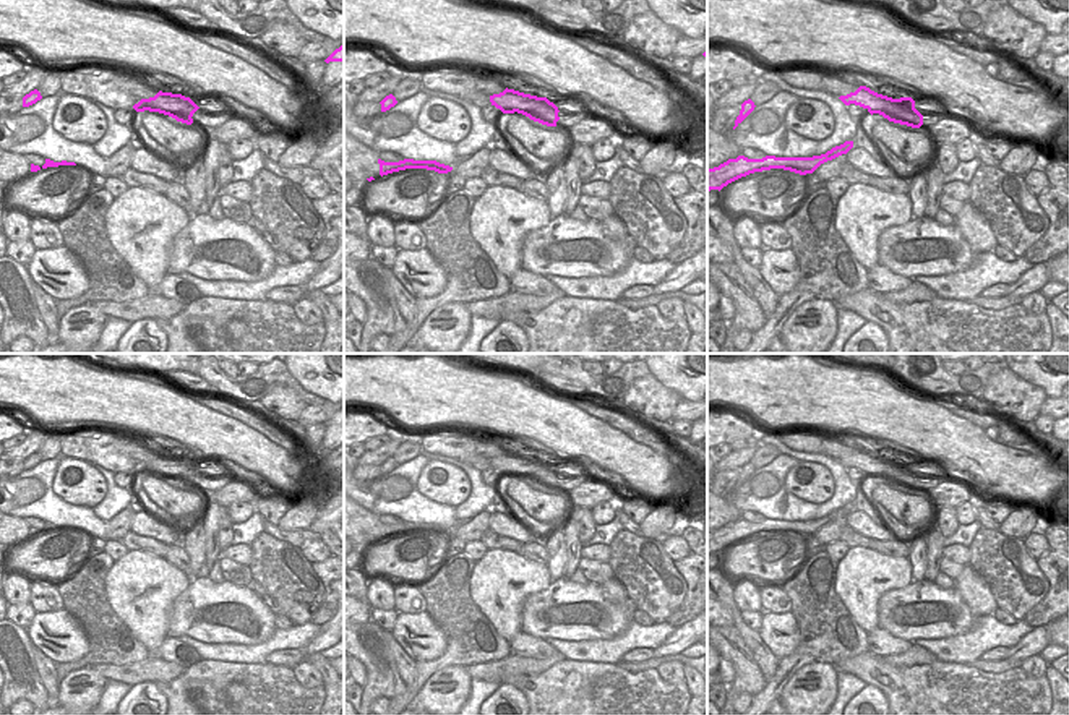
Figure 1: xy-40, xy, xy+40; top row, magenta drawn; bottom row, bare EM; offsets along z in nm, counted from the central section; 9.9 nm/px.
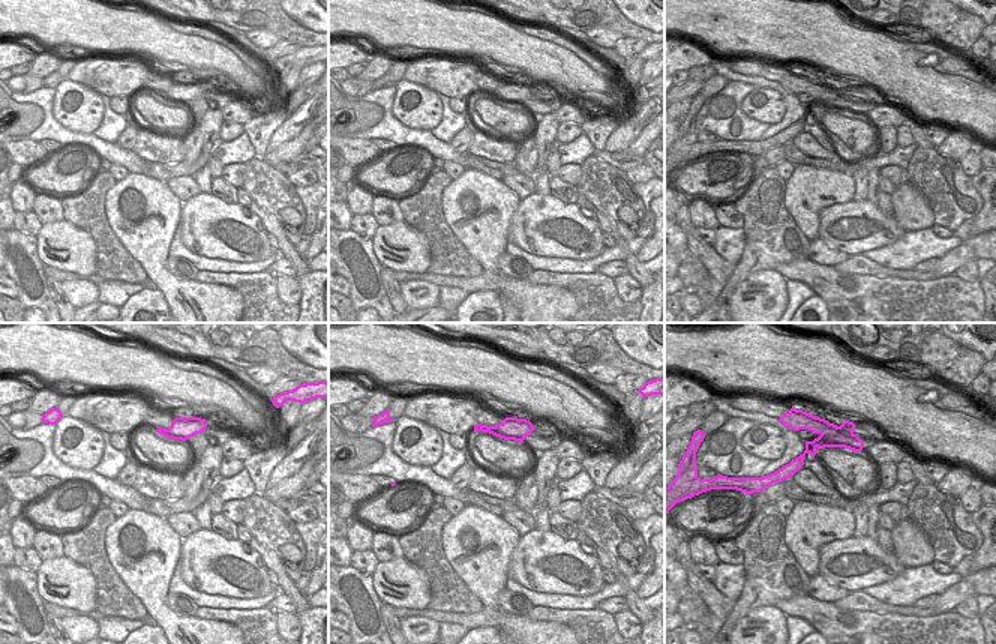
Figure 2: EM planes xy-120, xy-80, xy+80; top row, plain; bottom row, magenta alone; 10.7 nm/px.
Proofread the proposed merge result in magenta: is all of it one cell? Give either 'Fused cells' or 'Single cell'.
Fused cells.

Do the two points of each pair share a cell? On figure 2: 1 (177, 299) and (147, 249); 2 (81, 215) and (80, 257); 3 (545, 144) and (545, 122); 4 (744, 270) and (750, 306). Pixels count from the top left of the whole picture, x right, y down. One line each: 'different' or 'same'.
1: same
2: different
3: same
4: different

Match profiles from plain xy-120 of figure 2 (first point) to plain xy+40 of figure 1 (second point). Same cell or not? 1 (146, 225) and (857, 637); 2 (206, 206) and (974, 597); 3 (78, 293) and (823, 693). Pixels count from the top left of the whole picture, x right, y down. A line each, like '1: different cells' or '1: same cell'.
1: different cells
2: different cells
3: same cell

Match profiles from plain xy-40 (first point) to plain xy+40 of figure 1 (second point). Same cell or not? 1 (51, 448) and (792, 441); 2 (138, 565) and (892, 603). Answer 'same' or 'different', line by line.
1: different
2: different

